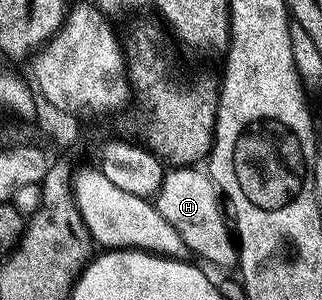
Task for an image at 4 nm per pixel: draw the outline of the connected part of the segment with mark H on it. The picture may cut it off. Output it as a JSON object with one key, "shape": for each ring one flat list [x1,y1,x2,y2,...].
{"shape":[[179,166,168,171,157,195,157,207,165,222,181,234,188,253,196,252,201,259,219,268,238,269,239,249,225,215,225,201,210,175,199,171,203,170,195,166]]}

